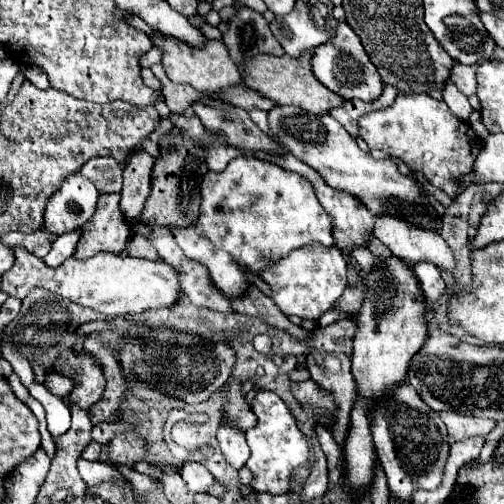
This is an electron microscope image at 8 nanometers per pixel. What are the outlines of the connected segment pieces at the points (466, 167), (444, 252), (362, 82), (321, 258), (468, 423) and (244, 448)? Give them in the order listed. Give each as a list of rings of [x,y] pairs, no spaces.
[[[397,94],[393,106],[363,114],[359,118],[359,136],[371,150],[379,150],[389,158],[401,158],[409,168],[423,172],[425,178],[449,198],[461,192],[457,182],[471,174],[473,162],[483,146],[475,130],[459,120],[445,100],[435,100],[429,94]]]
[[[381,216],[381,218],[375,218],[375,228],[373,228],[373,236],[379,238],[397,258],[401,258],[403,262],[407,264],[417,264],[417,262],[433,262],[441,272],[449,272],[449,274],[455,274],[457,270],[457,262],[453,258],[453,252],[449,250],[447,242],[431,232],[431,230],[423,230],[423,228],[417,228],[417,226],[409,226],[409,222],[401,220],[401,218],[395,218],[395,216]]]
[[[345,22],[339,24],[333,42],[327,42],[315,50],[311,64],[317,80],[345,100],[359,98],[365,102],[373,102],[383,92],[383,82],[377,74],[377,68],[371,64],[369,56],[365,54],[359,36]]]
[[[317,244],[311,248],[293,250],[287,258],[265,270],[261,278],[273,288],[271,300],[279,306],[283,314],[297,314],[299,318],[317,322],[319,316],[329,310],[333,302],[343,294],[347,286],[347,266],[337,248],[323,248]]]
[[[441,412],[441,420],[445,422],[449,434],[455,440],[465,440],[465,438],[475,438],[475,436],[487,436],[497,422],[491,418],[465,418],[455,412]]]
[[[223,418],[217,428],[217,440],[219,440],[219,448],[225,454],[227,462],[237,470],[243,468],[245,460],[249,458],[249,446],[245,442],[245,432],[241,432],[241,428],[237,428],[237,424],[233,424],[229,418]]]

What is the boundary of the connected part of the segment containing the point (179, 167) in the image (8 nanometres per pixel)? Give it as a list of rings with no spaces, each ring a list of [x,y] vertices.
[[[173,126],[171,132],[163,134],[159,142],[159,156],[155,158],[155,168],[153,168],[153,194],[145,200],[145,206],[135,220],[127,220],[133,234],[125,246],[125,252],[135,258],[147,258],[147,260],[159,260],[159,254],[155,246],[139,232],[139,226],[145,224],[149,230],[159,230],[159,228],[169,228],[169,230],[181,230],[191,226],[197,216],[199,216],[199,204],[201,204],[201,182],[205,174],[209,172],[207,168],[207,152],[191,138],[185,138],[183,132]]]

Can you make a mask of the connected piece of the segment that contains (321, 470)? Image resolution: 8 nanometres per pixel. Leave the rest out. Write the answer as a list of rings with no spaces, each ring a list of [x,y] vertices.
[[[313,432],[311,446],[313,446],[313,452],[315,452],[315,468],[313,468],[311,476],[307,478],[307,482],[297,490],[297,494],[303,502],[311,502],[313,498],[323,496],[325,490],[327,490],[327,462],[325,462],[323,450],[319,448],[315,432]]]

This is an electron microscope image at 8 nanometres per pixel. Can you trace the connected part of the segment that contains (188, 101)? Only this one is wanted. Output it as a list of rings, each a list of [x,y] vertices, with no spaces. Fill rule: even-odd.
[[[159,66],[159,70],[153,70],[153,74],[159,78],[159,82],[163,84],[161,94],[165,96],[165,104],[169,106],[169,110],[173,112],[181,112],[185,108],[189,108],[197,98],[201,98],[199,92],[195,92],[189,84],[173,84],[167,74],[165,68]]]

